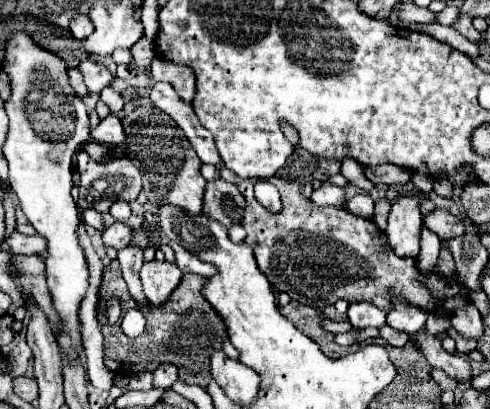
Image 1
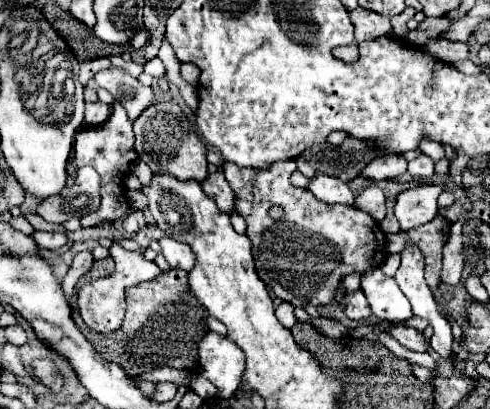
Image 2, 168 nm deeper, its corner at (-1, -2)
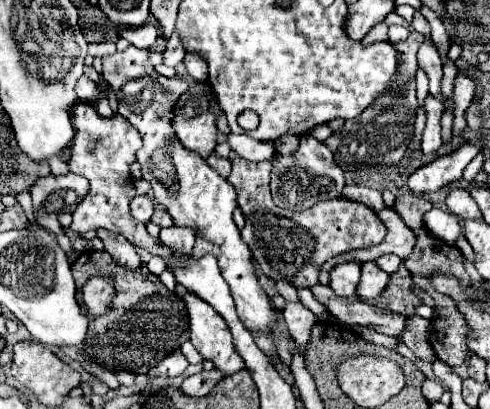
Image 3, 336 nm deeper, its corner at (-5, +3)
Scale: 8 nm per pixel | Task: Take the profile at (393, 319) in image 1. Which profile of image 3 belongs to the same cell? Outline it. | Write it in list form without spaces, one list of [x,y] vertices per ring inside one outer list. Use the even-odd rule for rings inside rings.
[[[363,262],[361,264],[361,280],[359,280],[355,294],[361,300],[363,298],[373,300],[383,292],[383,288],[387,286],[387,280],[389,280],[389,274],[379,270],[379,266],[375,262]]]

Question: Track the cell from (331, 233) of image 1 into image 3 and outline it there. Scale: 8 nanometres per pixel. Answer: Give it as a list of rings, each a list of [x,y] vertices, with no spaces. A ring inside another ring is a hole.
[[[233,158],[233,170],[229,182],[237,190],[237,202],[245,216],[245,228],[241,230],[243,242],[251,248],[259,268],[271,280],[287,280],[295,288],[311,288],[317,282],[321,264],[327,258],[339,256],[353,248],[375,246],[385,238],[385,226],[377,214],[365,204],[335,198],[317,202],[313,208],[303,212],[285,210],[273,204],[269,192],[271,162],[249,162],[245,158]]]

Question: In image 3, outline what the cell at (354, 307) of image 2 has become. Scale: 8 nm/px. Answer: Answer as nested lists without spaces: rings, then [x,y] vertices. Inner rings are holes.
[[[345,262],[331,270],[329,274],[329,286],[337,296],[349,296],[355,298],[355,286],[359,282],[359,262]]]

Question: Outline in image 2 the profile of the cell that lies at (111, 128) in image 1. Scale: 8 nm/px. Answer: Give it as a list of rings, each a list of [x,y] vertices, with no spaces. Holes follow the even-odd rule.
[[[87,103],[85,107],[85,119],[89,127],[99,127],[109,119],[109,107],[103,103]]]

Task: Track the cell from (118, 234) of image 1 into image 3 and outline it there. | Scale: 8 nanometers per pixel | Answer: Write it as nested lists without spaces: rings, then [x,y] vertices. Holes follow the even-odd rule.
[[[135,196],[131,200],[131,214],[139,222],[145,222],[147,224],[151,220],[153,212],[155,212],[155,202],[149,196]]]

